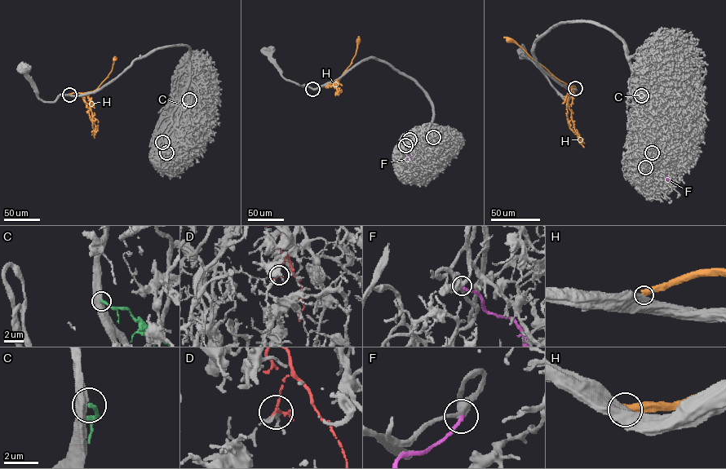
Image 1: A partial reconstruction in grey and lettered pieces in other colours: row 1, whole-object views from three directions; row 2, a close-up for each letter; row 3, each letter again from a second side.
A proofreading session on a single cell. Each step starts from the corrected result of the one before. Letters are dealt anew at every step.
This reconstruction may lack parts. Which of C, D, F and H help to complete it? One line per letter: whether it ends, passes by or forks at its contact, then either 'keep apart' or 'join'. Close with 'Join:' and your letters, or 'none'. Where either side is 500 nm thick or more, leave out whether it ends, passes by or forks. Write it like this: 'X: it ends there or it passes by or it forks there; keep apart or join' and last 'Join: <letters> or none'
C: keep apart
D: it passes by; keep apart
F: it ends there; join
H: keep apart
Join: F

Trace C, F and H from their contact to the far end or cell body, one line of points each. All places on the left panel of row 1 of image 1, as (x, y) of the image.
C: (189, 99), (184, 110), (190, 104)
F: (162, 142), (158, 148), (160, 157), (167, 160)
H: (69, 95), (95, 90), (112, 70), (115, 57)

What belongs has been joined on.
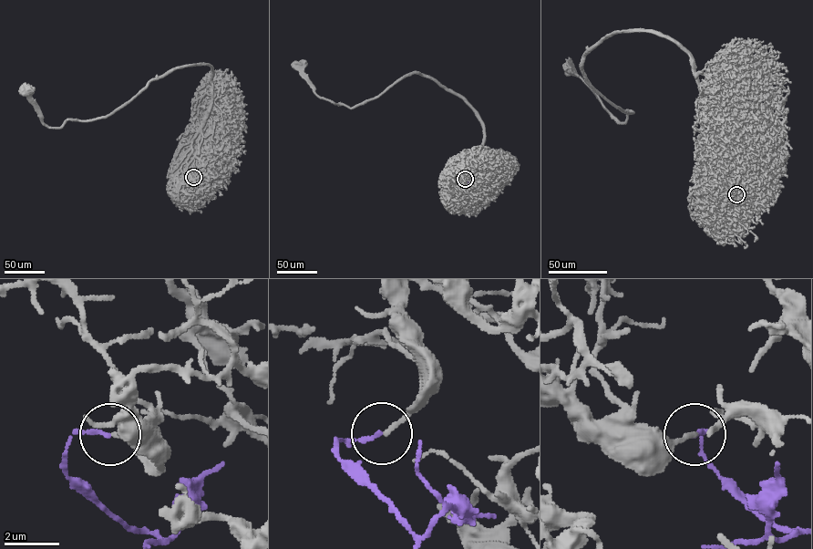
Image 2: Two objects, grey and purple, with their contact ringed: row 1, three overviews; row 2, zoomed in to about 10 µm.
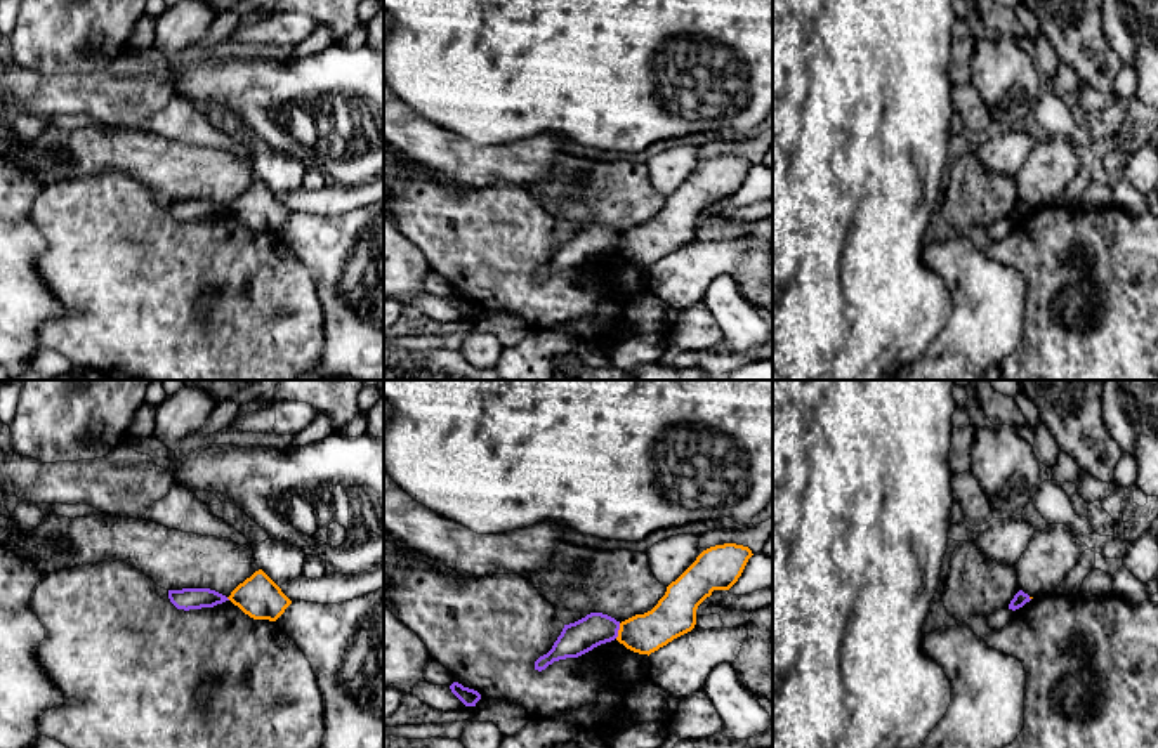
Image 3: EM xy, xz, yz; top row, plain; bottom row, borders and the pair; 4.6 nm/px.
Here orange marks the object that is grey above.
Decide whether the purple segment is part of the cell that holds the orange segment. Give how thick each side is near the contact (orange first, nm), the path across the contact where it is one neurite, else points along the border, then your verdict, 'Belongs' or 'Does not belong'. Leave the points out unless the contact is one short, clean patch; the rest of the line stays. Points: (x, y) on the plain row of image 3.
Thickness 190 nm (orange) against 150 nm. Boundary: xz (620, 235), (615, 249). Does not belong

